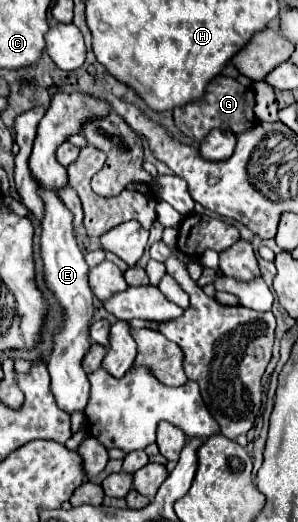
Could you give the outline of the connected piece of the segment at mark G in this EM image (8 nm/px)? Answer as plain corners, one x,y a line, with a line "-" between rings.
218,76
218,80
212,80
212,84
208,84
208,96
204,96
204,100
196,100
192,104
186,104
184,108
174,110
174,124
184,136
196,142
204,140
212,128
218,128
224,132
230,130
232,134
242,134
246,130
252,130
258,124
258,118
254,114
254,104
256,104
254,88
242,86
234,78

